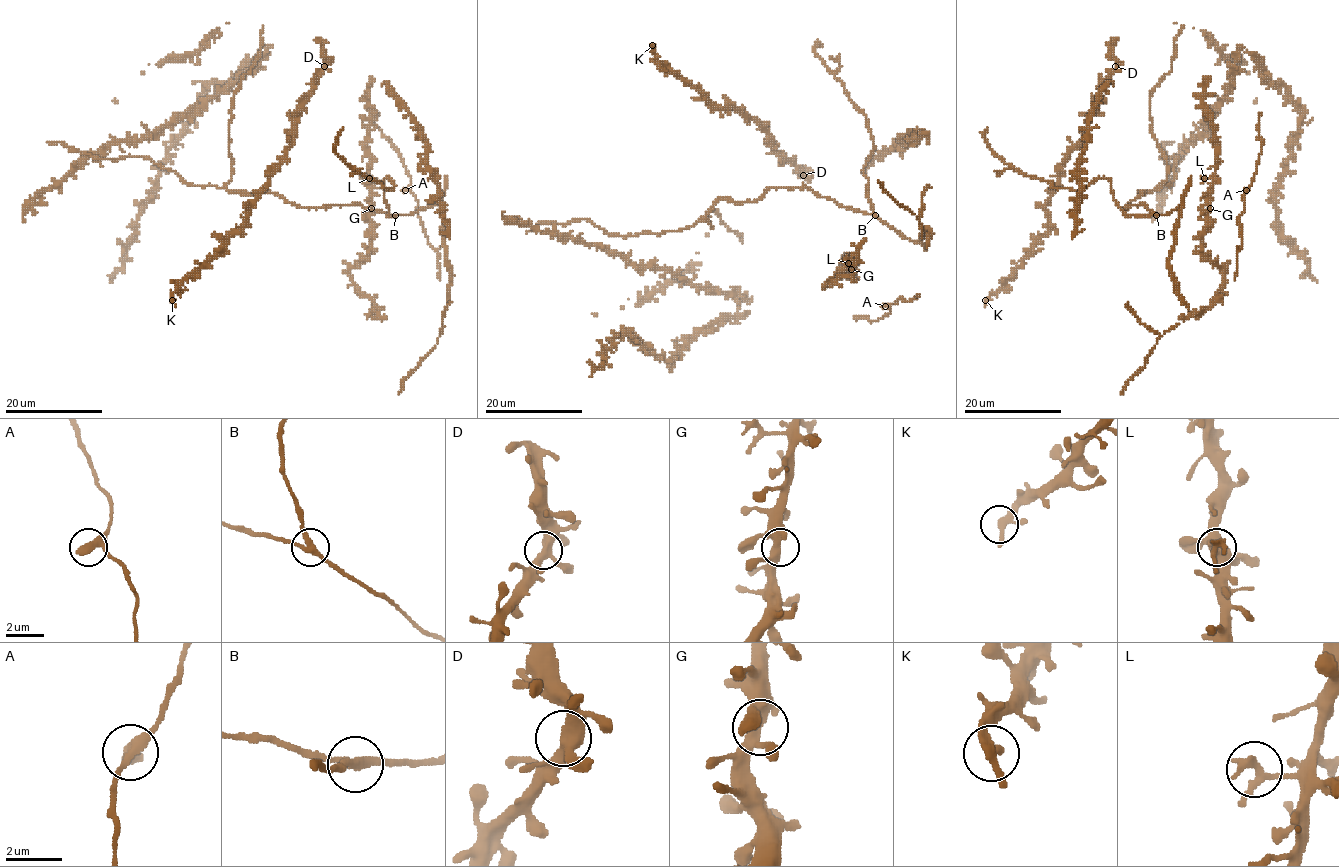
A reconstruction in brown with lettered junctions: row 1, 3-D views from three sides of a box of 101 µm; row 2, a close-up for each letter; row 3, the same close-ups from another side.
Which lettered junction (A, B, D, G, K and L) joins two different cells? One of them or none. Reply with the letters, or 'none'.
none

